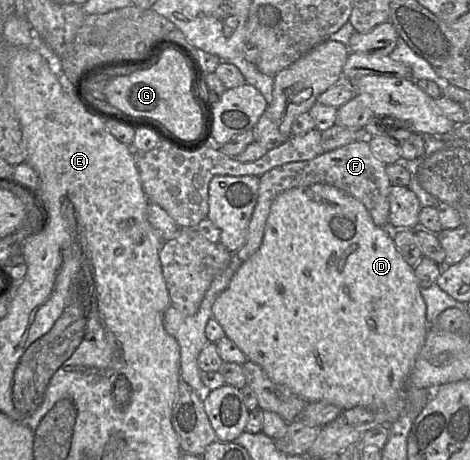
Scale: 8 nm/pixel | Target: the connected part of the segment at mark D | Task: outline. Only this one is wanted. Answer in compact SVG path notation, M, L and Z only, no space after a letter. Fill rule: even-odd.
M322 183L292 188L274 199L259 249L242 262L227 288L214 301L211 310L212 318L221 325L225 336L237 345L248 360L259 365L270 380L288 387L307 403L326 401L342 411L358 406L380 409L399 400L430 328L426 320L426 304L413 267L403 259L395 246L392 230L377 226L359 200L334 186Z

